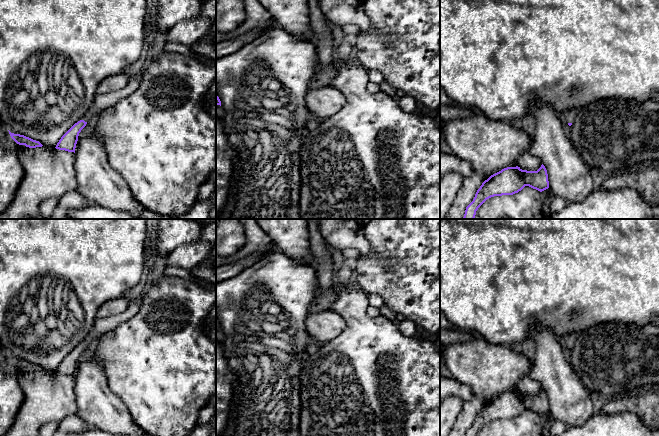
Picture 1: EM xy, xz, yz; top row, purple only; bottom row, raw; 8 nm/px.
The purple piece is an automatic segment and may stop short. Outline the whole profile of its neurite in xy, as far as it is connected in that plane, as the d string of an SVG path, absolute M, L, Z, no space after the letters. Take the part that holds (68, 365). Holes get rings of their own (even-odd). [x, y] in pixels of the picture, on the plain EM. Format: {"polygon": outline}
{"polygon": "M80 344L75 347L59 364L56 373L74 376L81 354L86 350L87 346Z"}

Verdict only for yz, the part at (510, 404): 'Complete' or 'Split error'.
Complete

